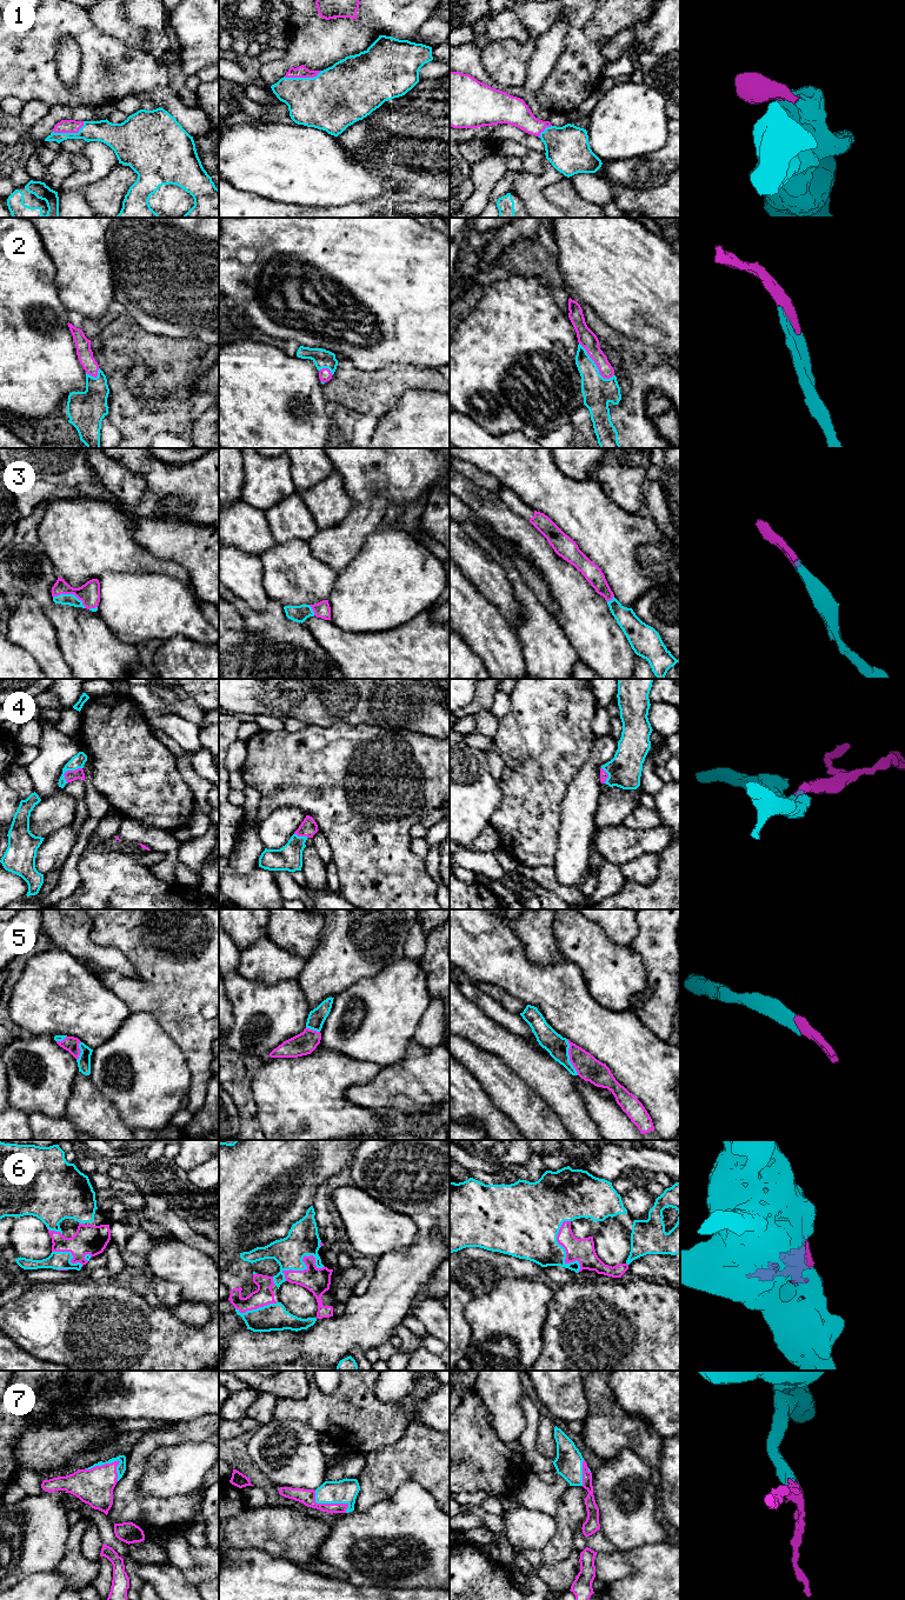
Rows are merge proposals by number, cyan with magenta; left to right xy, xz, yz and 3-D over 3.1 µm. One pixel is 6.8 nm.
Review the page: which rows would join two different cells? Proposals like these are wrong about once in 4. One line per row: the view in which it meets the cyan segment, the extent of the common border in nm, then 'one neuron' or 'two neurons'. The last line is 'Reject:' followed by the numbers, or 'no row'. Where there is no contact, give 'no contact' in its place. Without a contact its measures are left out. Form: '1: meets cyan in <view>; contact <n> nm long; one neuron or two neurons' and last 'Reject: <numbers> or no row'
1: meets cyan in xz; contact 260 nm long; one neuron
2: meets cyan in yz; contact 340 nm long; one neuron
3: meets cyan in xy; contact 240 nm long; one neuron
4: meets cyan in xy; contact 160 nm long; one neuron
5: meets cyan in yz; contact 260 nm long; one neuron
6: meets cyan in xz; contact 300 nm long; one neuron
7: meets cyan in xy; contact 260 nm long; one neuron
Reject: no row

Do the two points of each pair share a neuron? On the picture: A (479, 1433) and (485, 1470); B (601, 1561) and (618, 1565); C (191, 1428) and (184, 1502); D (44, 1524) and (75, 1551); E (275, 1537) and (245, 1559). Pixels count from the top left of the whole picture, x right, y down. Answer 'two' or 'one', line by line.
A: one
B: one
C: one
D: two
E: two

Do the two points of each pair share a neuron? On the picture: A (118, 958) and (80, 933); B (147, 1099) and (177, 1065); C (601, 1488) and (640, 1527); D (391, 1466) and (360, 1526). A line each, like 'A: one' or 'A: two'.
A: one
B: one
C: one
D: two

